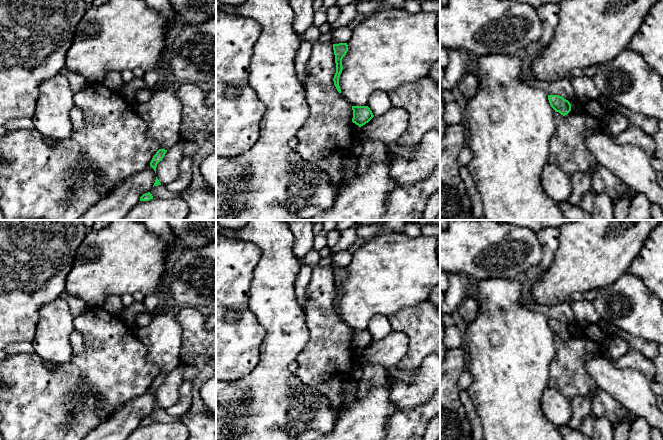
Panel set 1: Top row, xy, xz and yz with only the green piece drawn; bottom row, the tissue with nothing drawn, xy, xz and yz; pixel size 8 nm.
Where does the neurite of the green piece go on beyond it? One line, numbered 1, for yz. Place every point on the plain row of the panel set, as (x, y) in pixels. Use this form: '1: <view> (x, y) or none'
1: none

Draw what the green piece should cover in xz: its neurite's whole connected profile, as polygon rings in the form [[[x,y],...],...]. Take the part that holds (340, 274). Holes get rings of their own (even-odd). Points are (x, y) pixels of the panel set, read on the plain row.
[[[347,267],[333,268],[333,274],[334,274],[335,287],[336,287],[336,297],[334,299],[333,305],[337,315],[341,317],[341,313],[339,310],[339,301],[343,294],[342,283],[348,275],[348,269]]]

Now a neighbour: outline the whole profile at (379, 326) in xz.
[[[377,315],[370,320],[367,330],[372,335],[374,341],[377,341],[387,336],[392,328],[387,317]]]

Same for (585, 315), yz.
[[[578,298],[571,304],[571,308],[577,324],[576,326],[571,325],[571,329],[578,328],[584,331],[590,326],[594,326],[600,320],[592,301]]]

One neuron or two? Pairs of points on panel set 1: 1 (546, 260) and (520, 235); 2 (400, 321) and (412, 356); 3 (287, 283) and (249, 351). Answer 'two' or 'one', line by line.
1: two
2: one
3: two

